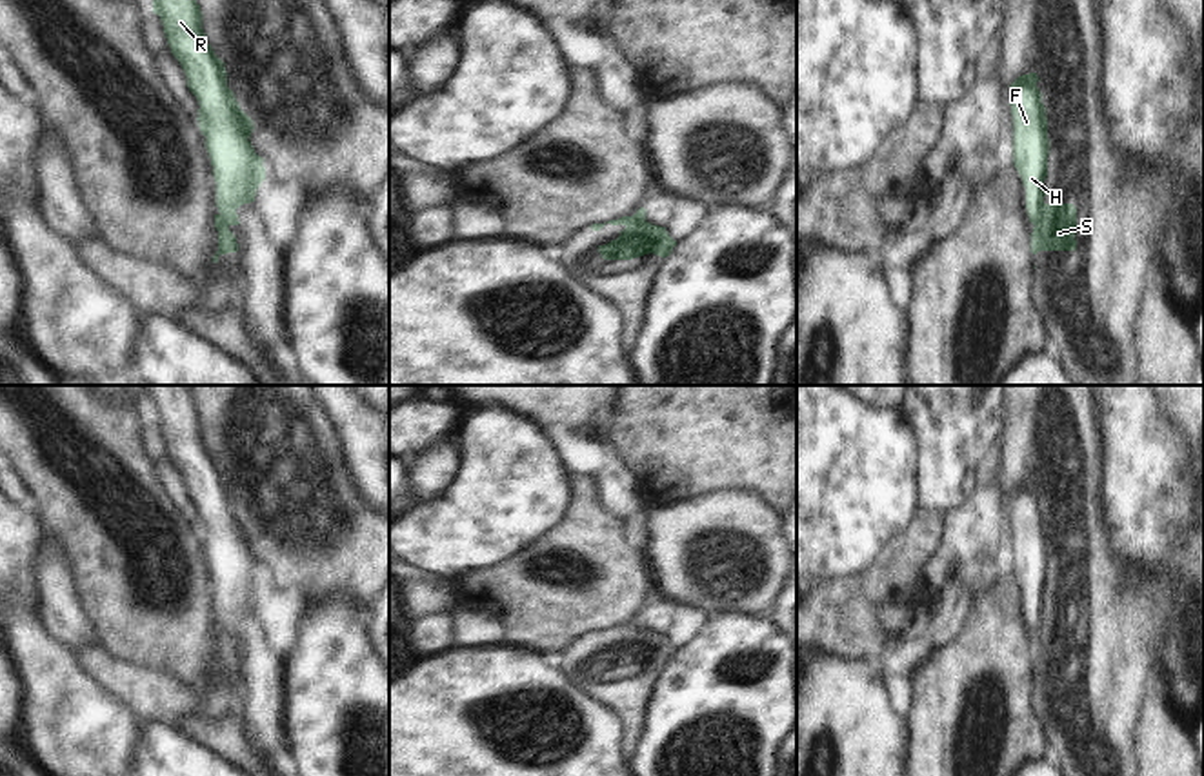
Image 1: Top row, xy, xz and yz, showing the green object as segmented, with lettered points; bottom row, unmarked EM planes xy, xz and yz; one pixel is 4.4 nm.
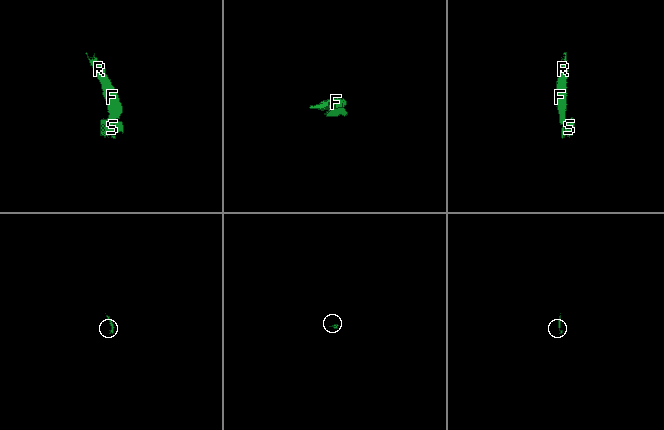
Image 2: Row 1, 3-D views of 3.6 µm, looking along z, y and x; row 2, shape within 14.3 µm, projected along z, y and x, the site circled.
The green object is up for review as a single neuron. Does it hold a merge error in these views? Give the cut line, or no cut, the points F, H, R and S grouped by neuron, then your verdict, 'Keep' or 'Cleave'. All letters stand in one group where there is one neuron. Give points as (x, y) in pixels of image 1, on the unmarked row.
Split along yz (1044, 611), (1033, 631). Groups: F H R / S. Cleave

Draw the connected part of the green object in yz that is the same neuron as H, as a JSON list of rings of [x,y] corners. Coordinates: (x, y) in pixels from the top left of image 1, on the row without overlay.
[[[1037,480],[1022,482],[1009,492],[1013,522],[1013,572],[1026,594],[1026,616],[1035,632],[1044,612],[1048,583],[1048,525]]]

